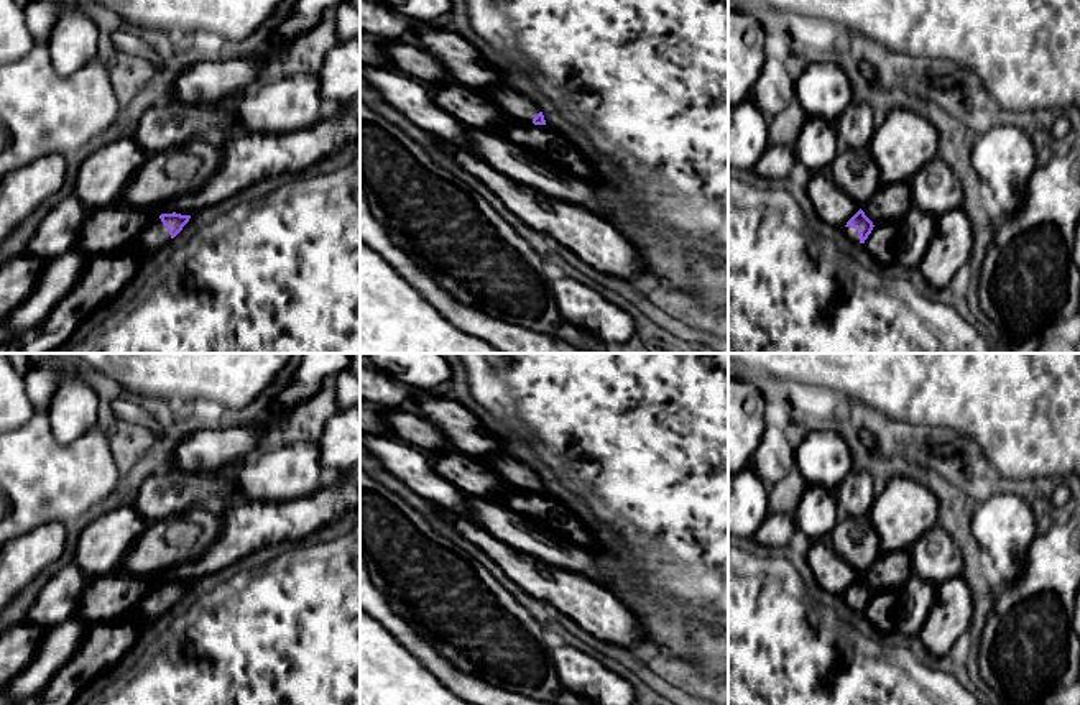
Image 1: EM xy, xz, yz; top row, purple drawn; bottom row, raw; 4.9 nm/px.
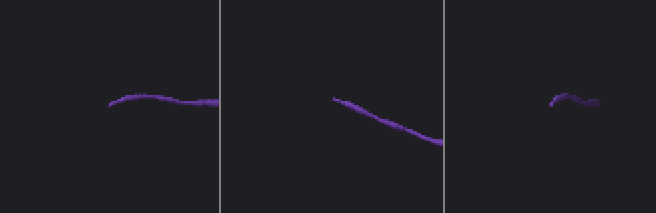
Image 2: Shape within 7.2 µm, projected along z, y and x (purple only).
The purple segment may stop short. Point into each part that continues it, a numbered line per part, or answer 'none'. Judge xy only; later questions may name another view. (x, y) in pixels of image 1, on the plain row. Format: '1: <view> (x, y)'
1: xy (156, 603)

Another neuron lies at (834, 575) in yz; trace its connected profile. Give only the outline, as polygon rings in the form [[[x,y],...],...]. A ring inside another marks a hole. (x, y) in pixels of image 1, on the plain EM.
[[[828,537],[810,541],[807,564],[820,588],[832,595],[845,595],[860,578],[853,567],[833,551]]]

